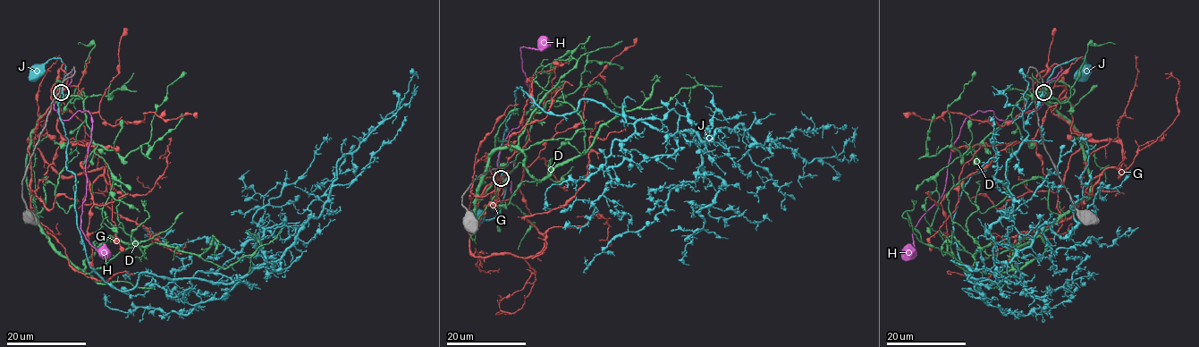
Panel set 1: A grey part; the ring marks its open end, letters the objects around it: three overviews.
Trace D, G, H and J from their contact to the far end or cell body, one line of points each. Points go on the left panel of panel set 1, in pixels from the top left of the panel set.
D: (60, 92), (37, 123), (26, 175), (38, 226), (77, 267), (113, 237), (173, 246), (226, 268), (282, 230)
G: (60, 92), (31, 133), (42, 156), (63, 177), (105, 168), (84, 202), (145, 226), (175, 253), (186, 242)
H: (61, 93), (54, 108), (63, 120), (79, 111), (90, 114), (80, 228), (85, 238), (103, 252)
J: (62, 87), (65, 67), (60, 58), (48, 59), (33, 71), (36, 71)

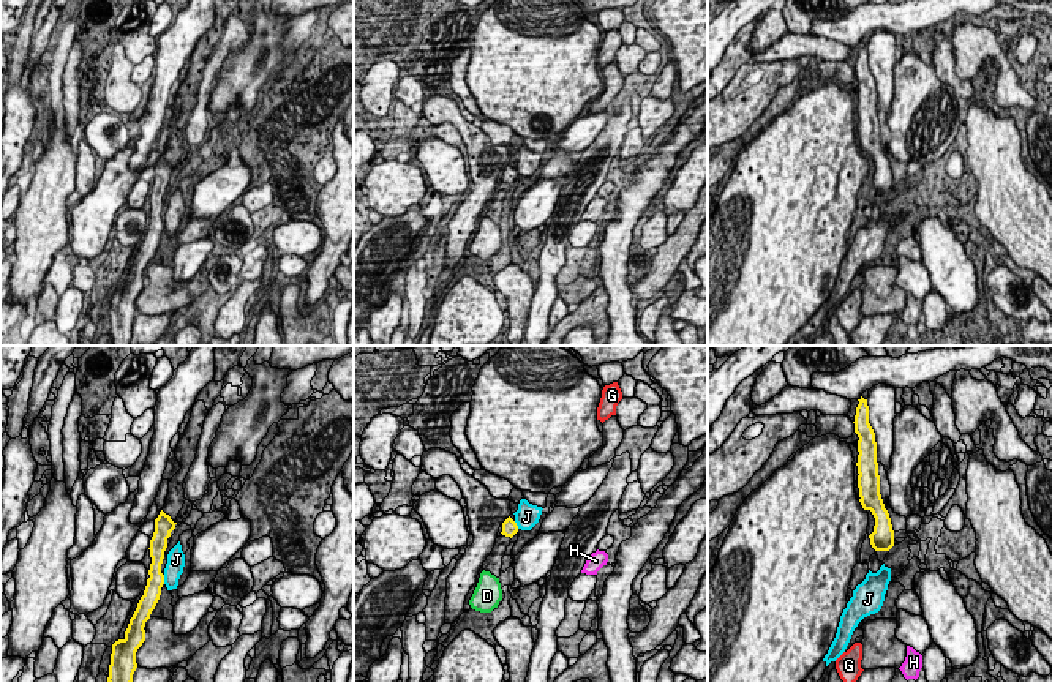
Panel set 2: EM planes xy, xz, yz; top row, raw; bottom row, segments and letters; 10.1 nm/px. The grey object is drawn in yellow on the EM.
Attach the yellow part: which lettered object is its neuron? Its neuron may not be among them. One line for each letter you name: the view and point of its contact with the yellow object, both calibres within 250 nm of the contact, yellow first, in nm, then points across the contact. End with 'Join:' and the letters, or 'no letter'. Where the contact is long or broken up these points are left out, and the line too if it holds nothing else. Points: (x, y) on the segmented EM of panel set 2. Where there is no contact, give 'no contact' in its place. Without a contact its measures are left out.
D: no contact
Join: D

